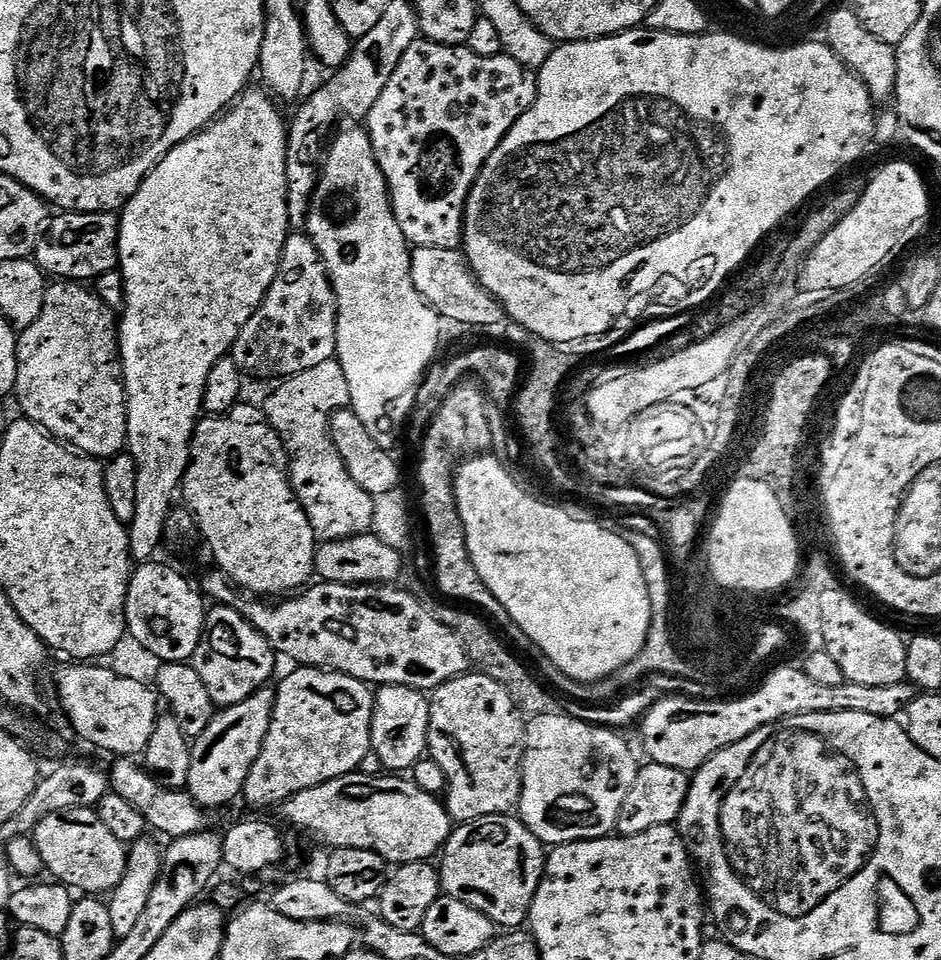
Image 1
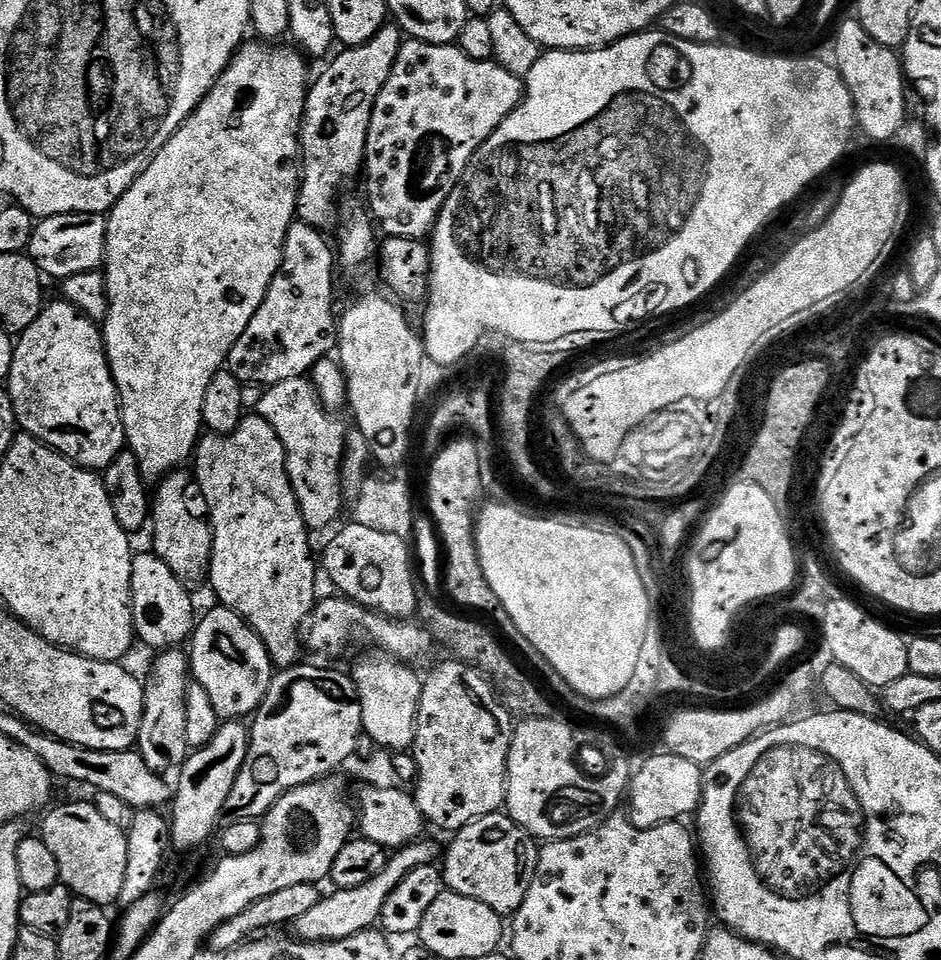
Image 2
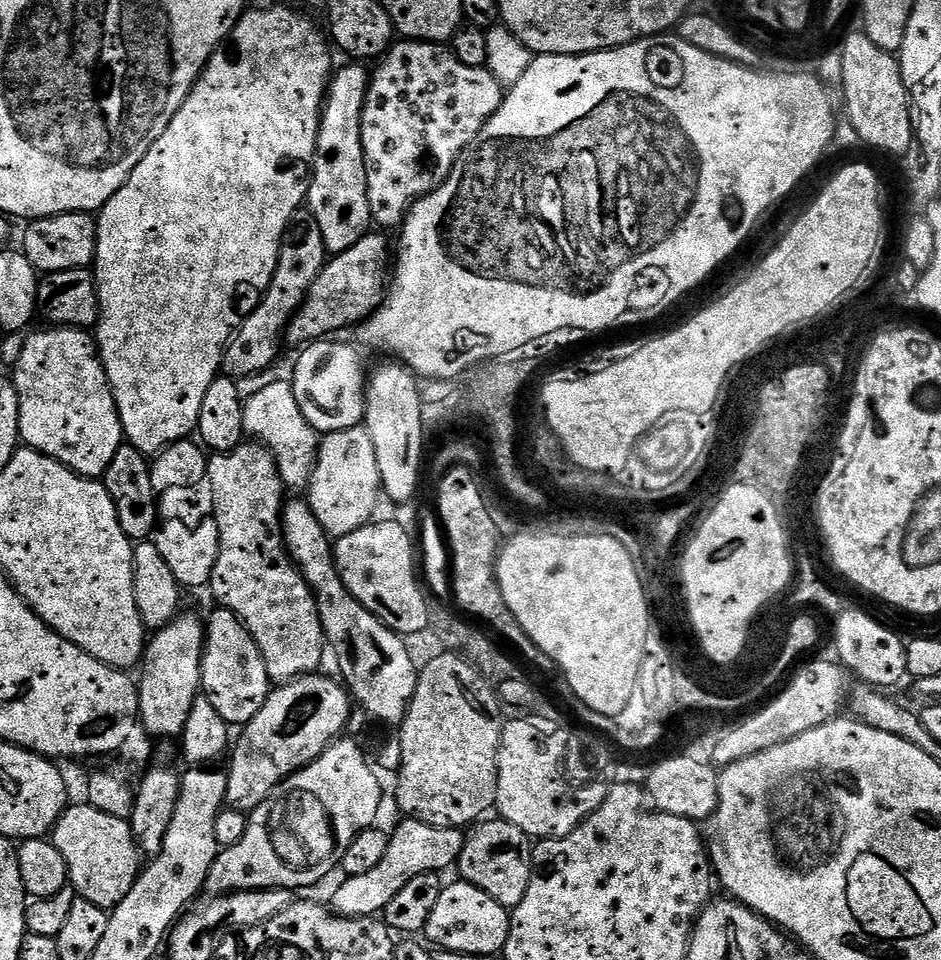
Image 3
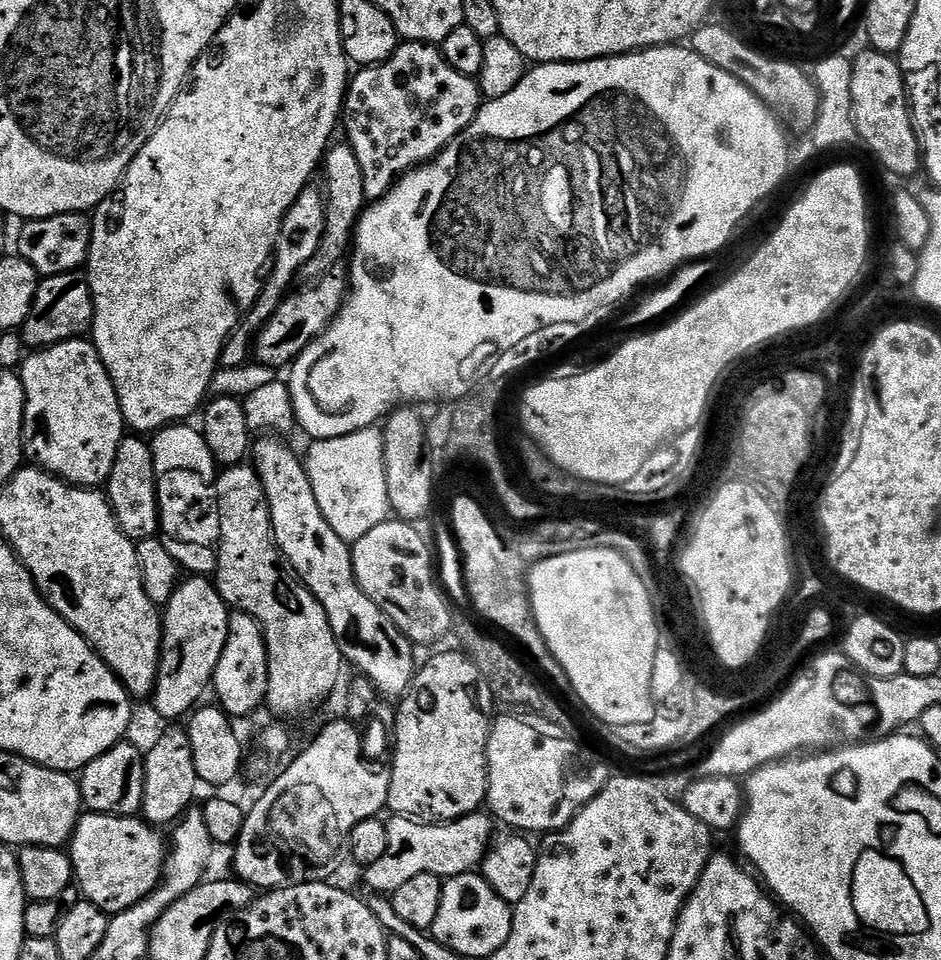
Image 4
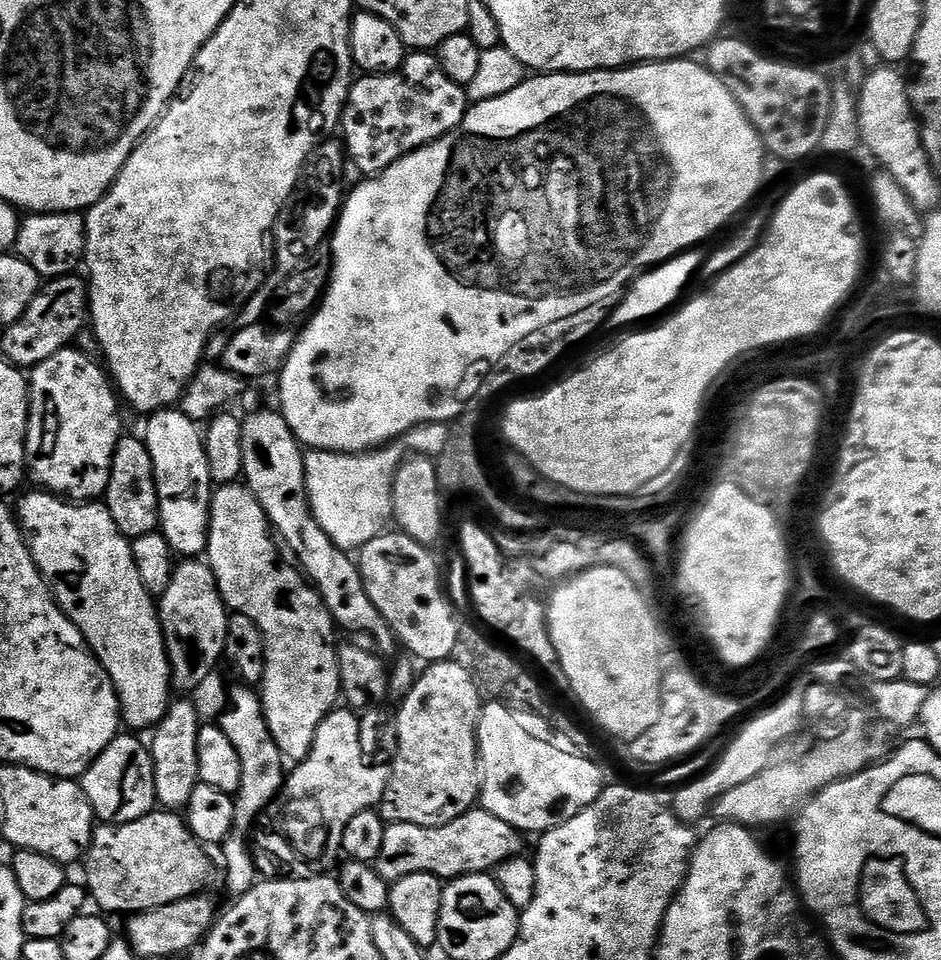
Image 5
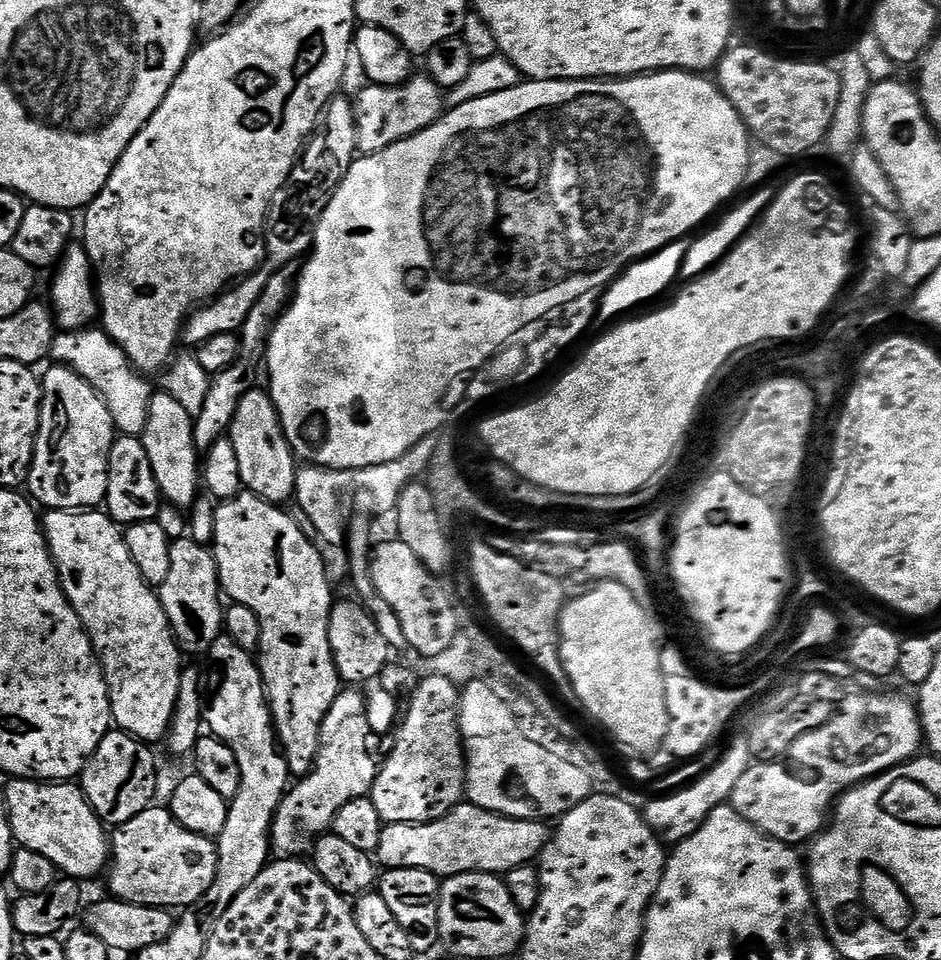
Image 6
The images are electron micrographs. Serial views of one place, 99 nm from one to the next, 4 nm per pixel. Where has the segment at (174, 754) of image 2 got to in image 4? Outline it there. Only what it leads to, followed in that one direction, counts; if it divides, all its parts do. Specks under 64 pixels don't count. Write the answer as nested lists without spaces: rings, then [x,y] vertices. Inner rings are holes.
[[[189,575],[176,585],[162,612],[159,664],[150,704],[165,722],[187,717],[201,703],[200,695],[212,683],[218,658],[226,646],[230,609],[211,579]]]

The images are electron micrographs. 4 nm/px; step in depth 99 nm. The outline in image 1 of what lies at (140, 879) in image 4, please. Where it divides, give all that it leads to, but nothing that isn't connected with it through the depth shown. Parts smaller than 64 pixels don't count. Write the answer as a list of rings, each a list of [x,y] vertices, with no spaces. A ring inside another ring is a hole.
[[[63,808],[42,818],[31,837],[42,854],[47,875],[77,893],[111,894],[126,874],[129,849],[114,838],[95,808]]]

